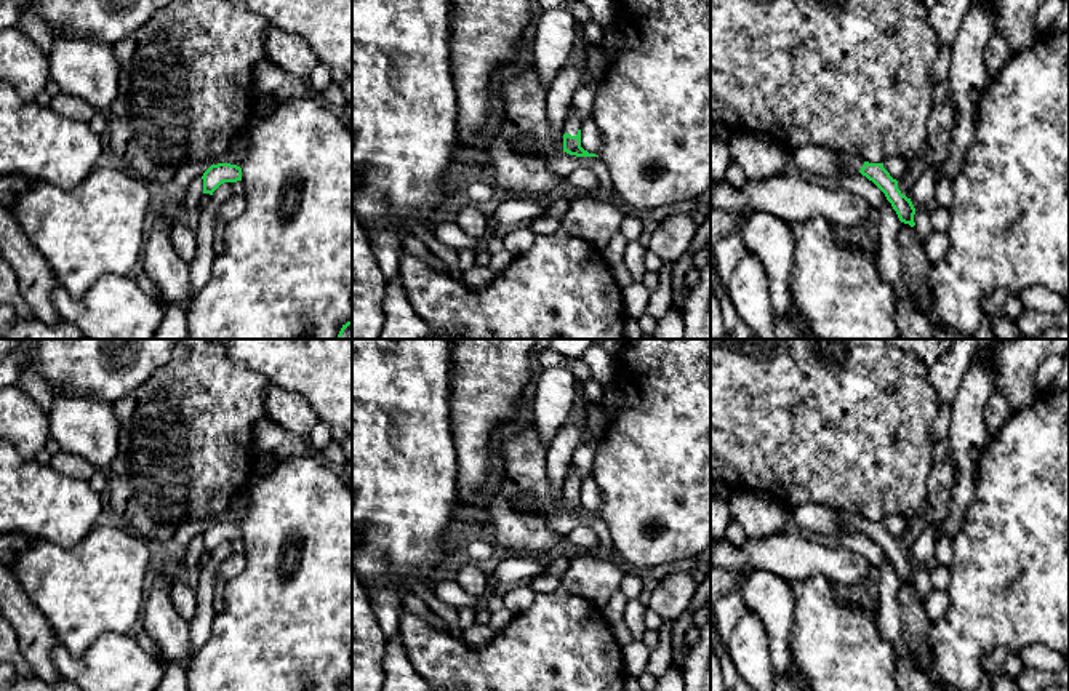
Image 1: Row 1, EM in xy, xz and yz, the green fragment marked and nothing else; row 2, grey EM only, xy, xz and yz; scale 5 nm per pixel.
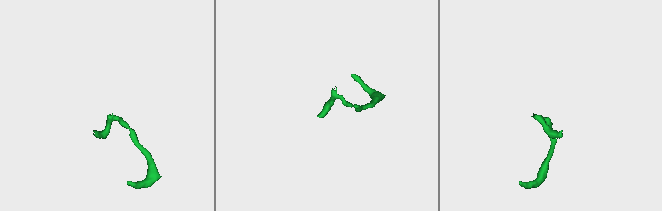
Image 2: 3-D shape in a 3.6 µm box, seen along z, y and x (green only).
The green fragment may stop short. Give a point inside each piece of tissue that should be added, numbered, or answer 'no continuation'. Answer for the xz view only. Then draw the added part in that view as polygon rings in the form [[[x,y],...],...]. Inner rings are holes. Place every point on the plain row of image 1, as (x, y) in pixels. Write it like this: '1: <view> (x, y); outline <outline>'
1: xz (572, 482); outline [[[568,472],[565,483],[563,483],[563,493],[568,491],[571,494],[576,494],[579,485],[581,485],[581,480],[575,473]]]

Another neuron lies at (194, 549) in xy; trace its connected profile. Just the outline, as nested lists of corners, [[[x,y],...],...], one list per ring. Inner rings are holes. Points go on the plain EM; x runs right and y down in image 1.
[[[195,536],[186,547],[184,563],[186,565],[198,565],[198,560],[203,553],[203,537]]]

